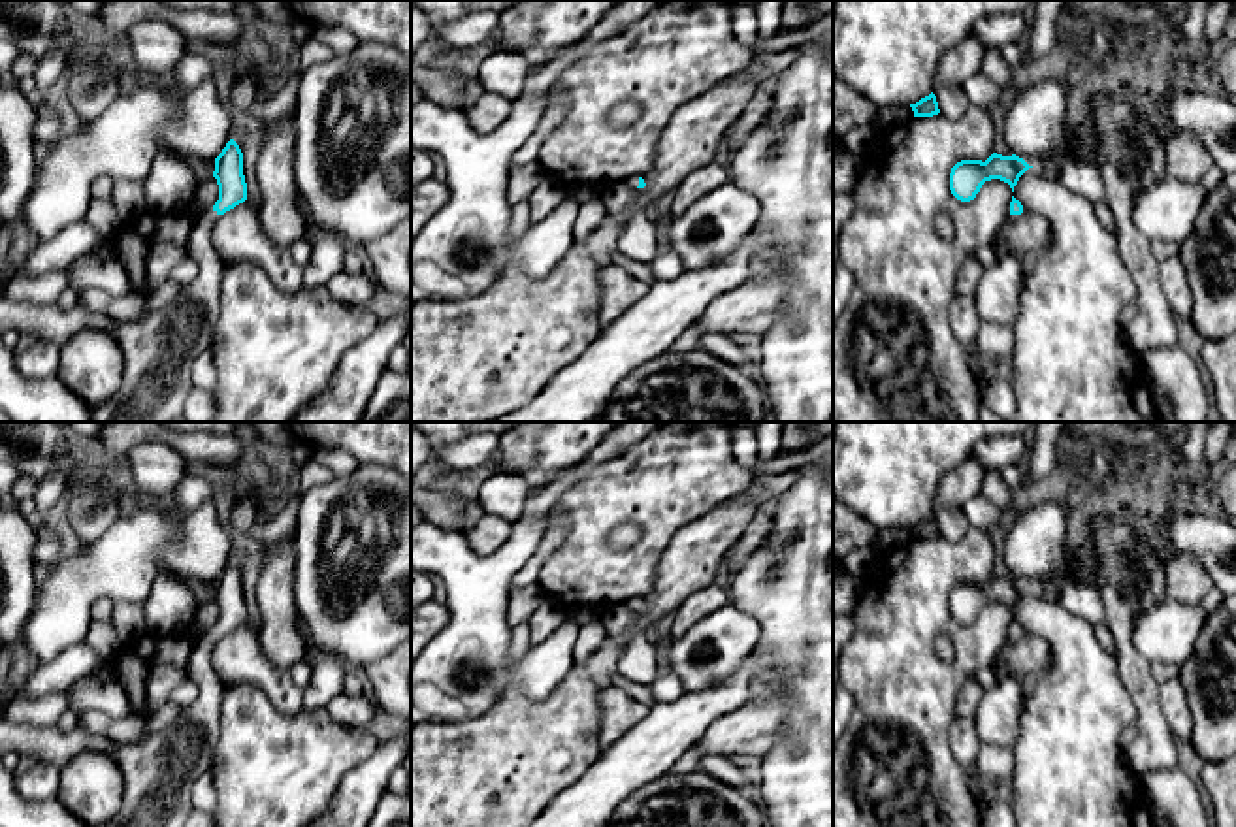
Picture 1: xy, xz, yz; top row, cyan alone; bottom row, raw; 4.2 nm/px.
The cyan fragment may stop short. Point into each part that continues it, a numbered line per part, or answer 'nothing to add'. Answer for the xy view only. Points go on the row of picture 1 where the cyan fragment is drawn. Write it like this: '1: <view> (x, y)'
1: xy (159, 349)

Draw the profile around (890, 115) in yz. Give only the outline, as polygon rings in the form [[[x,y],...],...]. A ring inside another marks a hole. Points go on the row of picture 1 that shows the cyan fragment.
[[[886,105],[878,107],[876,113],[876,132],[886,132],[901,122],[906,122],[914,117],[910,105]]]

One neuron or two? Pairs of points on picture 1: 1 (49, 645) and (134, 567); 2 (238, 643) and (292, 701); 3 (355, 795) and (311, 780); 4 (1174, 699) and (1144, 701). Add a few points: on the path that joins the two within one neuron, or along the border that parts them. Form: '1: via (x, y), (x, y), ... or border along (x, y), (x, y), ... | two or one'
1: via (59, 620), (110, 569) | one
2: via (249, 658), (279, 688) | one
3: border along (368, 760), (358, 763), (340, 782), (326, 807) | two
4: border along (1157, 684), (1163, 718), (1178, 741) | two

